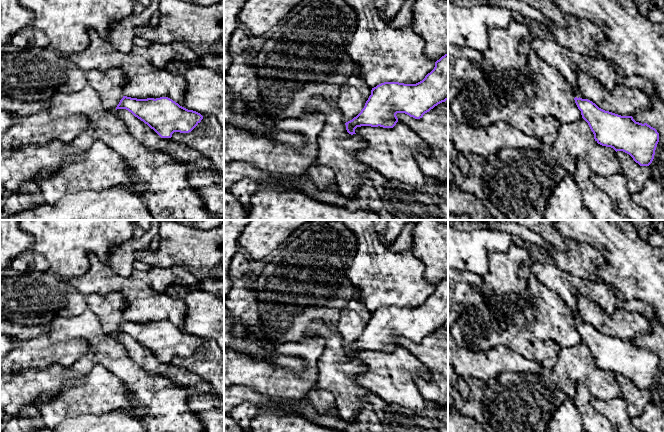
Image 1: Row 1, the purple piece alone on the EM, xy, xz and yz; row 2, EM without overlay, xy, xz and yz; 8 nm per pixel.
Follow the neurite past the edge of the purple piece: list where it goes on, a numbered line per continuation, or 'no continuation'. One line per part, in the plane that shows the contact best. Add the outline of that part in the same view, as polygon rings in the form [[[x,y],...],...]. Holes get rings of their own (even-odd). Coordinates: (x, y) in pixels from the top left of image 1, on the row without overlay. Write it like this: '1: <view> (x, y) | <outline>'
no continuation

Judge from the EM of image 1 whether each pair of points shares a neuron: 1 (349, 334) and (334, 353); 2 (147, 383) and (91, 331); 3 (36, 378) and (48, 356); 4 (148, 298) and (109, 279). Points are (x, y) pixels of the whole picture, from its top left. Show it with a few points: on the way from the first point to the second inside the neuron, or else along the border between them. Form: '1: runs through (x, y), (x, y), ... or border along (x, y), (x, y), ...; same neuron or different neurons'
1: border along (334, 326), (340, 335), (341, 343), (345, 346); different neurons
2: runs through (133, 374), (104, 345); same neuron
3: border along (65, 366), (51, 364), (19, 371); different neurons
4: runs through (138, 295), (131, 288), (119, 284); same neuron

